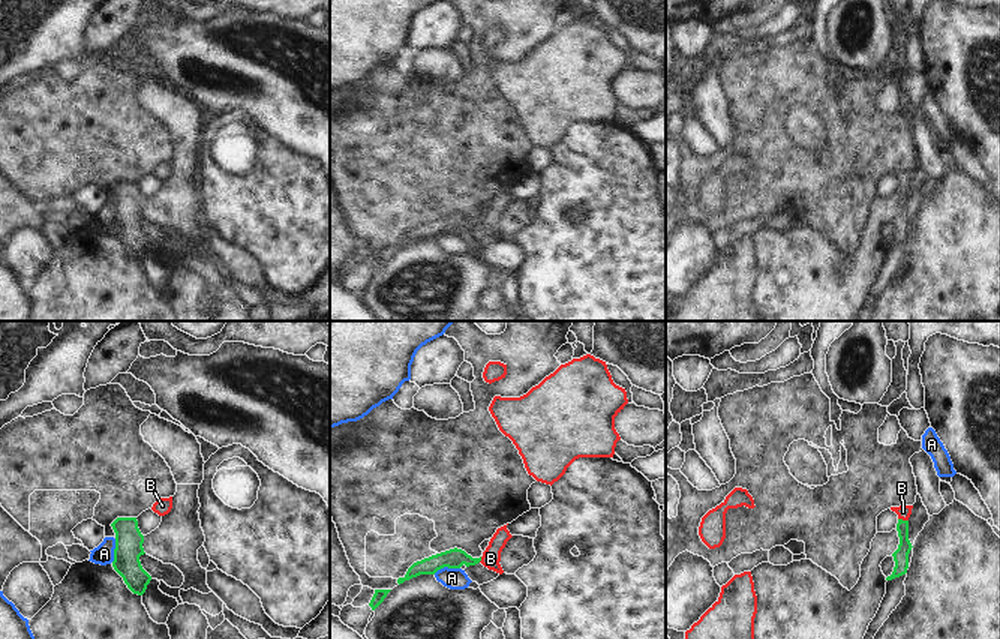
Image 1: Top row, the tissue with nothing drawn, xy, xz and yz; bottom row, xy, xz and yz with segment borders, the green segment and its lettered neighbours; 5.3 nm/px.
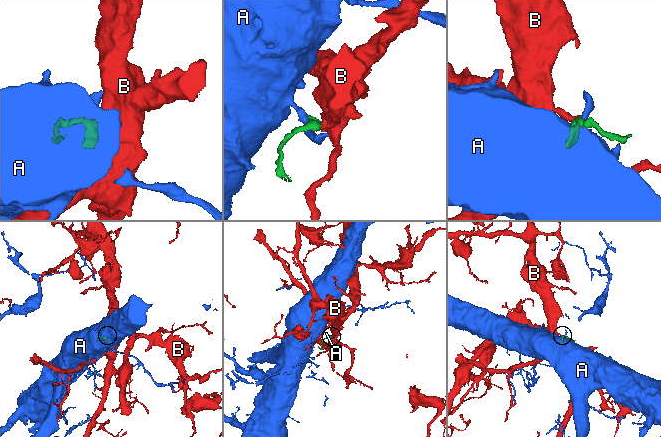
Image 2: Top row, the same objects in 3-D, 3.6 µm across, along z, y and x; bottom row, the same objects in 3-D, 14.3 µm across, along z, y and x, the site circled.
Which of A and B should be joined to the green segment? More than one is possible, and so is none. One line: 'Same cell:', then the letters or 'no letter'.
Same cell: B

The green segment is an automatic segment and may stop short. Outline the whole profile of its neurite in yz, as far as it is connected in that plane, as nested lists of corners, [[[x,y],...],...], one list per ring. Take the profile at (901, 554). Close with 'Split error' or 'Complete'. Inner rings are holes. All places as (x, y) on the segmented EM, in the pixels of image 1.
[[[913,506],[891,507],[892,512],[898,514],[897,531],[900,537],[898,549],[892,554],[895,567],[886,580],[892,580],[907,573],[909,568],[909,554],[912,550],[912,543],[909,540],[909,518],[912,514]]]. Split error

